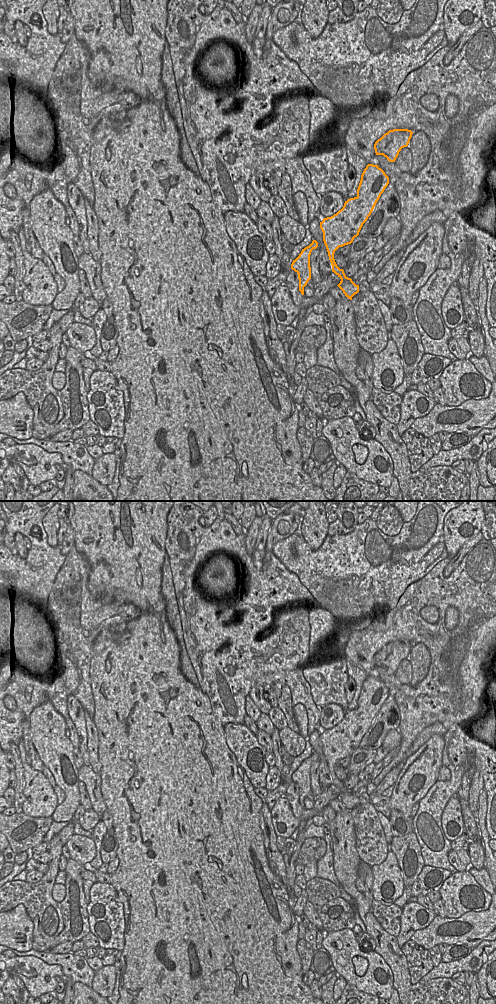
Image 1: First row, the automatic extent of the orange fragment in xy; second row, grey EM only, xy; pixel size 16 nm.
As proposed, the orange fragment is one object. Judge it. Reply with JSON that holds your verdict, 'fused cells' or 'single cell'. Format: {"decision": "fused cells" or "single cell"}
{"decision": "single cell"}

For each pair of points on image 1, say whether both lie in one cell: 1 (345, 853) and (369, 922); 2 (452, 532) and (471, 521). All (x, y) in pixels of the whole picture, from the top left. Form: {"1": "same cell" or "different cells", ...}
{"1": "same cell", "2": "same cell"}

